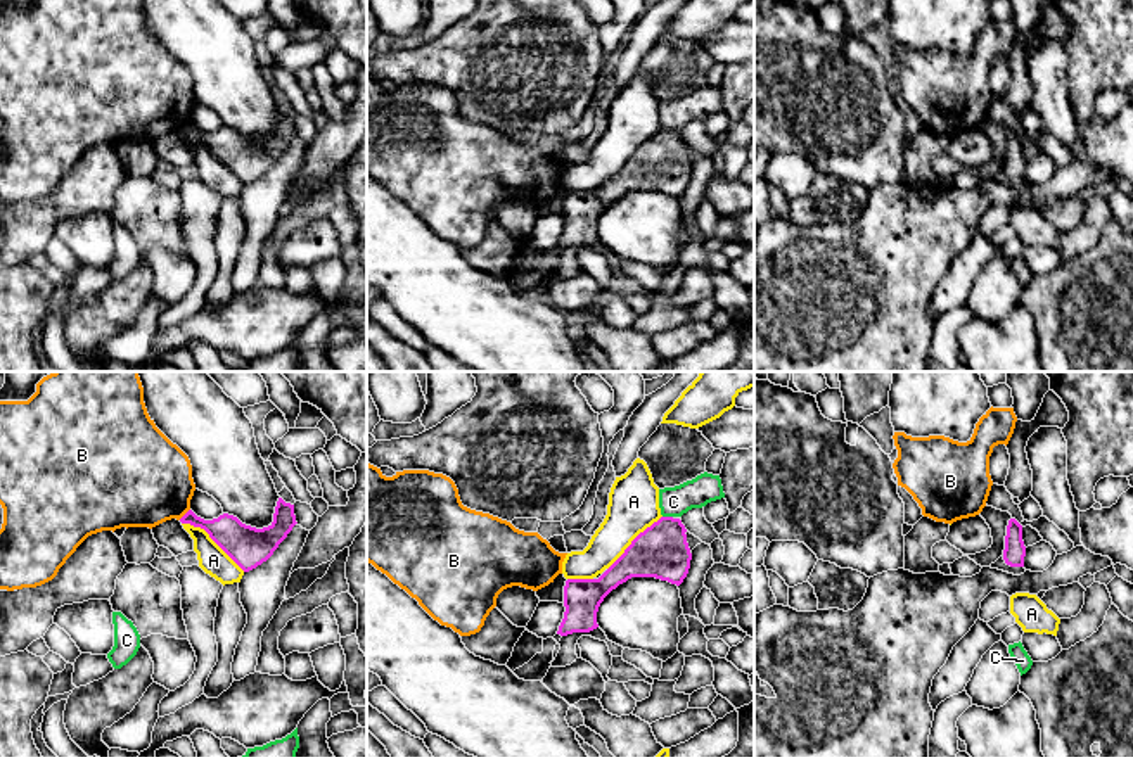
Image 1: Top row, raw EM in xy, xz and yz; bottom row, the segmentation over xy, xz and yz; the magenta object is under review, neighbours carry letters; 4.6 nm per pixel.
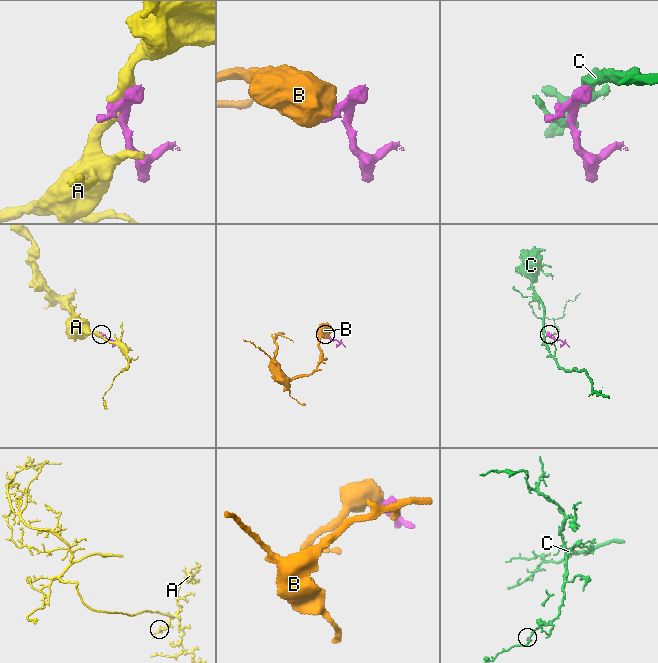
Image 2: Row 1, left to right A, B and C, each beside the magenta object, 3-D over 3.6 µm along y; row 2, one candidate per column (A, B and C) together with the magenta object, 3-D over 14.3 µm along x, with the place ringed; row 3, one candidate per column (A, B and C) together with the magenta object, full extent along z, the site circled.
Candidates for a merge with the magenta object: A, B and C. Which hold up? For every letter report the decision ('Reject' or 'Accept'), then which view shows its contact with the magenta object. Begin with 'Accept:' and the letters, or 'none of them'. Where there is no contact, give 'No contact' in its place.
Accept: none of them
A: Reject. Touches magenta in xy
B: Reject. Touches magenta in xy
C: Reject. Touches magenta in xz

